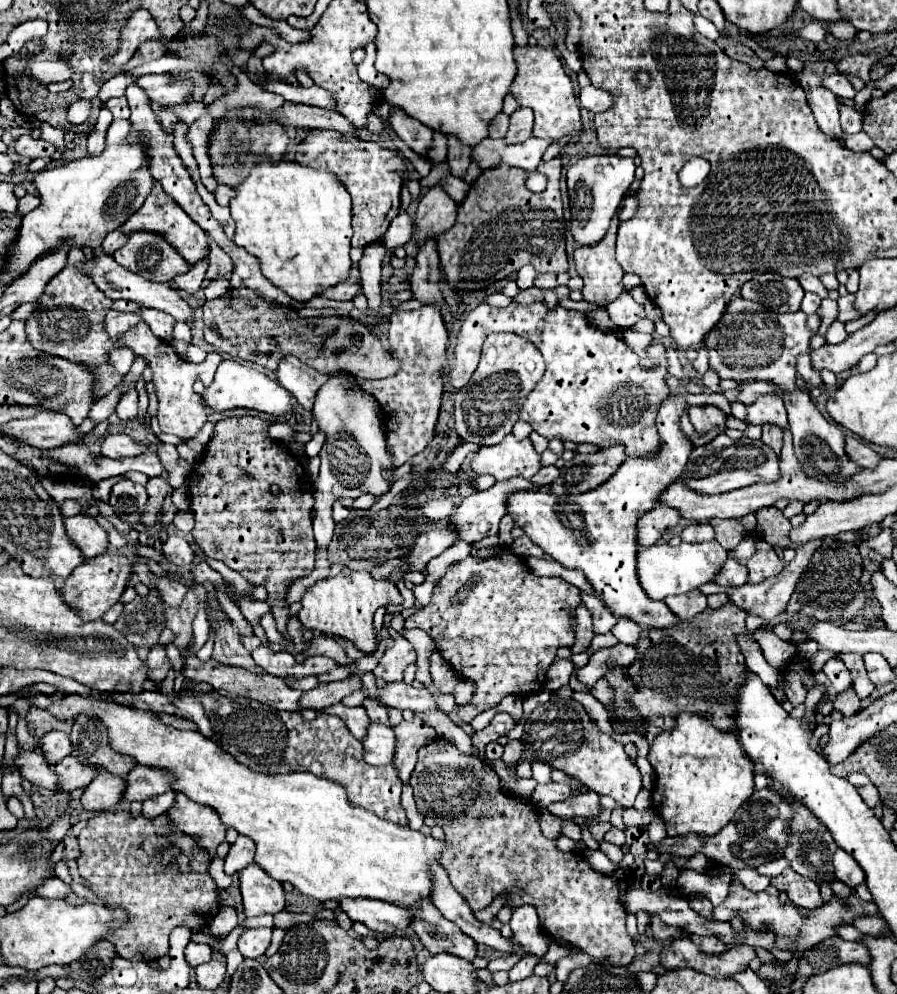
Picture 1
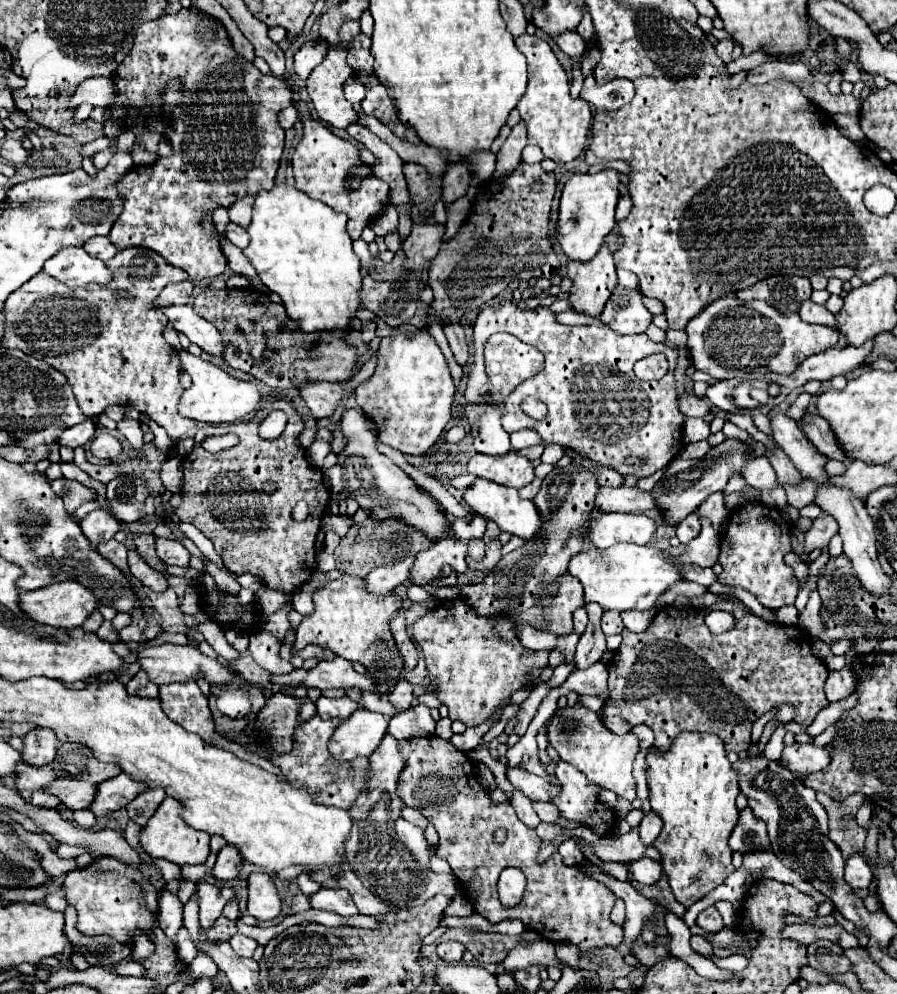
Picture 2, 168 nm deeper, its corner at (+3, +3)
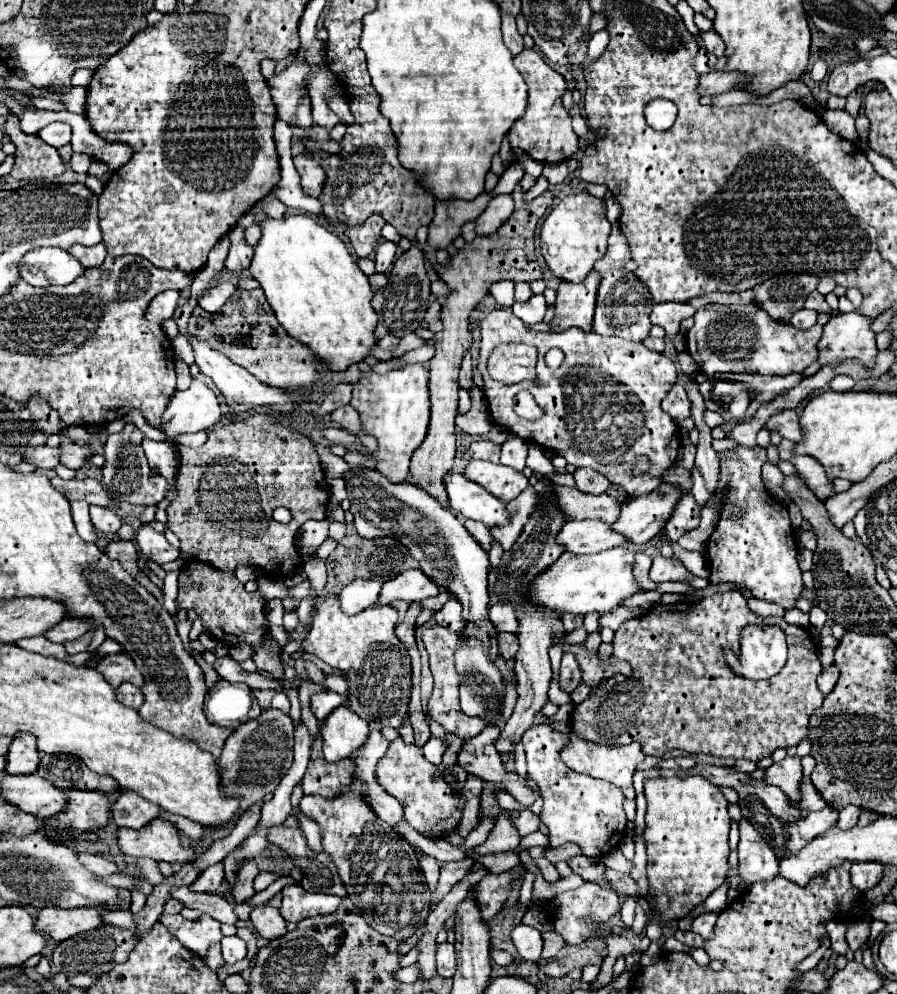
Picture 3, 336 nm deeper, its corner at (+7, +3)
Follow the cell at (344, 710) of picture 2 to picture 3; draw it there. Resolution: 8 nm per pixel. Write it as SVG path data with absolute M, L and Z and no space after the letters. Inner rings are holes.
M320 691L320 693L314 693L310 699L312 713L318 717L318 721L324 721L336 707L340 707L344 703L346 703L346 697L334 693L334 691Z

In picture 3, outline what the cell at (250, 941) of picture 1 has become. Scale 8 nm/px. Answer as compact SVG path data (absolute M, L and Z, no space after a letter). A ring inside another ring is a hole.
M222 937L222 957L226 963L236 963L246 957L246 943L240 937Z

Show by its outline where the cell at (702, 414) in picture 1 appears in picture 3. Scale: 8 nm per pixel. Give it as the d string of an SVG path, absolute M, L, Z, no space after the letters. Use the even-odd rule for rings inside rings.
M674 385L670 389L670 393L664 397L662 401L662 409L676 421L676 423L682 423L684 419L690 417L692 413L692 403L688 399L688 393L682 385Z

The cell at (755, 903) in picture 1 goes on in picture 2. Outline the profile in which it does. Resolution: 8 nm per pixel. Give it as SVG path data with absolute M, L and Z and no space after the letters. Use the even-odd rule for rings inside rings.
M708 907L708 909L704 909L704 911L698 915L696 925L702 927L704 931L708 931L708 933L716 933L716 931L722 929L722 917L720 917L720 913L716 911L716 907Z

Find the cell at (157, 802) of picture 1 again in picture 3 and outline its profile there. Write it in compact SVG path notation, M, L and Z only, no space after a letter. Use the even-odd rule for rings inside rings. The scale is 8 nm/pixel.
M122 791L118 801L112 807L112 817L118 827L130 827L140 829L142 825L156 819L160 813L160 807L146 801L134 791Z

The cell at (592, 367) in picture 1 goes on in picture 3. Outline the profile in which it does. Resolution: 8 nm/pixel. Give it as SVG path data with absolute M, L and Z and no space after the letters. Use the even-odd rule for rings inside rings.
M500 307L488 313L486 319L482 319L480 325L480 359L478 359L478 373L484 379L484 387L482 393L486 397L486 403L490 405L490 415L494 419L496 425L508 429L510 433L530 441L530 443L538 443L546 449L556 449L568 463L576 465L576 467L590 467L590 469L598 469L602 475L608 477L610 483L622 485L624 491L630 497L638 497L638 495L646 495L652 489L656 489L662 483L662 471L672 467L678 459L678 451L680 451L680 433L678 427L674 423L674 419L662 411L660 403L666 397L666 393L670 391L670 387L676 383L678 379L678 371L676 371L676 363L672 359L668 359L664 353L658 351L650 351L646 349L642 343L634 343L634 341L626 341L620 337L604 337L598 335L594 331L582 331L578 327L570 327L566 331L560 333L544 333L544 331L534 331L528 327L528 323L524 323L522 319L518 319L510 309ZM498 343L528 343L534 345L538 349L538 377L536 381L522 381L522 383L514 383L514 385L504 385L500 381L494 381L488 373L486 373L486 359L490 355L490 349ZM550 347L560 347L566 355L566 361L554 371L550 373L550 367L544 363L544 355ZM520 389L528 389L536 403L544 409L544 417L538 421L526 421L522 417L518 417L512 409L512 399ZM602 389L602 393L598 393ZM636 405L636 409L634 409ZM638 405L642 407L642 411L638 413ZM612 413L614 421L602 421L602 415ZM642 421L642 427L640 423ZM604 423L610 423L606 429L600 429ZM634 455L648 455L652 461L652 467L644 473L644 475L632 475L630 473L630 461L634 459Z

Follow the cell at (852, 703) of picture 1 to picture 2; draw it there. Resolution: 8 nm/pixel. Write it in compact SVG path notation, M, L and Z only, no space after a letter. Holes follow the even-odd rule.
M840 669L840 671L830 671L828 673L828 679L824 683L824 693L826 693L826 699L830 703L834 701L842 701L846 699L852 689L854 689L854 683L856 683L856 677L852 673L852 669Z

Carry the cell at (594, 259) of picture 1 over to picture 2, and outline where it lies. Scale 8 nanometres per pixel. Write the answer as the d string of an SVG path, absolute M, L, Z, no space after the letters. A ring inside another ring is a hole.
M606 245L588 263L568 261L568 277L572 279L570 305L576 313L600 317L608 297L616 287L616 267Z

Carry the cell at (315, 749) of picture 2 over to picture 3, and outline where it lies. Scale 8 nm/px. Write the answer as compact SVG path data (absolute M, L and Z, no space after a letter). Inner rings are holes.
M318 729L318 735L312 745L310 763L306 769L304 779L300 781L300 787L304 795L320 795L328 801L336 799L350 781L354 781L354 761L346 757L338 763L326 763L322 757L322 733Z

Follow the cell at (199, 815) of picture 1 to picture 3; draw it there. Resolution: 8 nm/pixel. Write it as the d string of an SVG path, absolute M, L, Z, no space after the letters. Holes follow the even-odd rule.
M154 819L140 829L120 829L118 843L122 853L132 857L150 857L154 861L190 863L194 847L182 843L182 831L164 819Z

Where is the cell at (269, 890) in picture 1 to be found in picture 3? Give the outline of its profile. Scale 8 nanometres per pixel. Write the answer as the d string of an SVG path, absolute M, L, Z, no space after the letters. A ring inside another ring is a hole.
M262 905L262 907L254 907L250 913L250 921L254 925L254 929L266 937L266 939L274 939L274 937L282 937L286 933L286 921L280 915L278 909L270 907L270 905Z

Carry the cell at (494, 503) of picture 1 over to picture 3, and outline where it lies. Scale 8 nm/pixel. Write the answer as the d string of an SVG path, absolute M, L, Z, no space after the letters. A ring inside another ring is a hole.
M406 569L394 579L388 579L382 585L378 603L388 605L394 599L404 599L404 601L422 601L426 597L434 597L440 593L440 585L436 585L434 579L426 577L422 569Z

